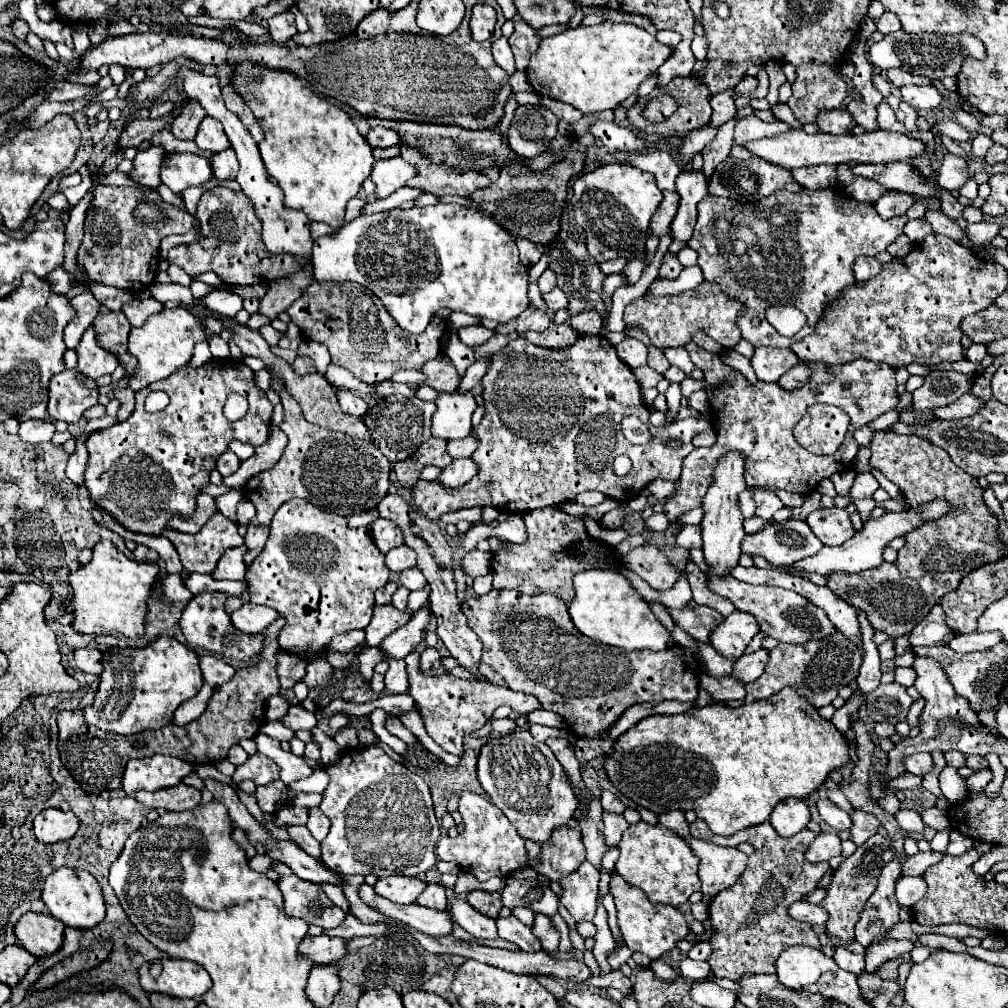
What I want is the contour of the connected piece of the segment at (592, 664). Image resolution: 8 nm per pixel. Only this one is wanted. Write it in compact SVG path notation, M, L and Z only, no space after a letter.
M491 590L485 596L473 596L461 604L469 626L483 642L483 662L489 664L497 674L503 676L507 686L517 692L527 692L539 698L545 710L557 712L573 736L587 740L601 740L607 730L619 720L619 716L633 704L639 702L661 702L681 700L693 702L699 694L701 664L693 650L673 644L667 650L615 650L615 646L603 646L583 638L567 614L567 604L555 594L527 596L515 590Z

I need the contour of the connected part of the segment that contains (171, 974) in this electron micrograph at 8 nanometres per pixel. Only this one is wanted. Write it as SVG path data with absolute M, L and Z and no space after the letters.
M163 958L161 960L161 974L157 978L151 978L147 972L149 964L143 964L139 968L139 980L141 988L145 992L159 992L175 998L201 998L201 994L211 988L211 976L207 970L195 962L189 960L173 960Z

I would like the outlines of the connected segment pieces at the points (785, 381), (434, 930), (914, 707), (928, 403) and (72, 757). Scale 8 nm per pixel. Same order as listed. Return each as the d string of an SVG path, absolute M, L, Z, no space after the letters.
M799 362L797 366L793 366L791 370L787 370L781 378L779 378L779 386L785 388L785 390L795 390L795 388L801 388L805 384L805 378L809 376L809 368Z
M361 884L359 888L359 898L369 904L373 910L381 912L387 918L393 918L401 924L407 924L419 932L425 932L429 936L445 936L451 934L451 922L447 918L445 912L437 912L437 910L427 910L423 906L417 904L395 904L389 902L387 898L381 898L379 894L375 894L375 890L367 884Z
M920 697L911 705L906 720L911 727L919 725L919 718L924 706L925 700L923 699L923 697Z
M933 370L925 376L921 388L913 392L913 408L915 410L933 410L941 406L949 406L961 394L969 392L973 386L971 378L959 372L943 372Z
M63 710L57 716L59 726L59 754L65 768L71 772L75 782L87 794L101 794L105 790L115 790L121 786L121 778L125 772L127 760L127 746L123 746L123 736L119 734L105 734L95 726L87 726L83 722L81 710Z

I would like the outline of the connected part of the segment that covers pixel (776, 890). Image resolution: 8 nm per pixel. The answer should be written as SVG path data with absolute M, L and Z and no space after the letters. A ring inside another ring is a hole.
M701 818L691 822L689 830L695 838L703 838L713 844L751 842L755 846L755 852L749 855L747 868L739 876L739 880L731 888L721 890L709 904L709 918L719 930L719 934L711 936L713 954L709 958L715 976L739 980L739 976L743 974L773 974L775 962L785 948L793 944L815 948L821 946L811 926L807 926L807 922L793 920L787 912L793 902L805 900L817 888L823 874L829 870L827 862L811 864L805 860L805 852L817 836L815 832L805 828L791 838L779 838L773 826L769 822L763 822L739 830L733 836L719 836L711 834L709 826ZM811 868L817 872L809 872Z

